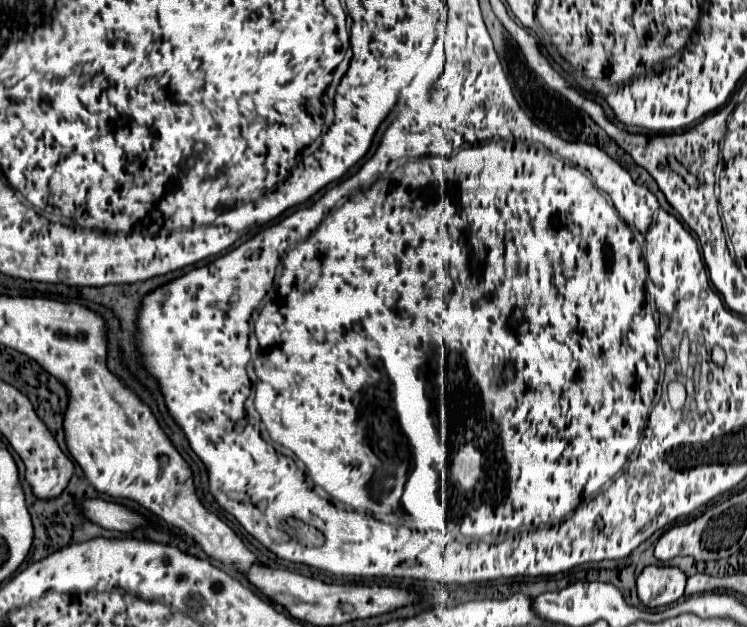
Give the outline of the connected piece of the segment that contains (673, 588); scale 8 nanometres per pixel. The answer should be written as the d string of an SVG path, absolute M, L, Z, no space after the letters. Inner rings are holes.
M646 566L638 576L638 598L648 608L662 608L678 602L684 594L686 574L674 566Z

